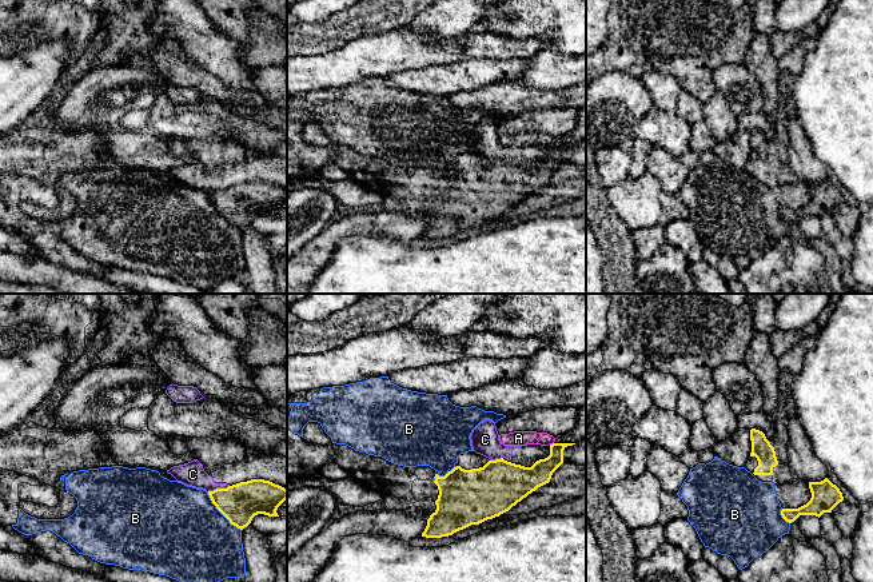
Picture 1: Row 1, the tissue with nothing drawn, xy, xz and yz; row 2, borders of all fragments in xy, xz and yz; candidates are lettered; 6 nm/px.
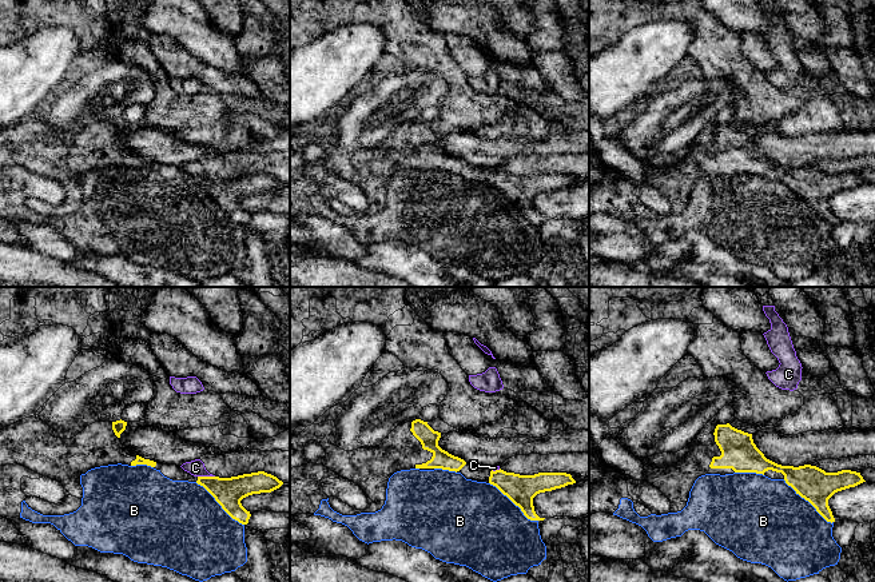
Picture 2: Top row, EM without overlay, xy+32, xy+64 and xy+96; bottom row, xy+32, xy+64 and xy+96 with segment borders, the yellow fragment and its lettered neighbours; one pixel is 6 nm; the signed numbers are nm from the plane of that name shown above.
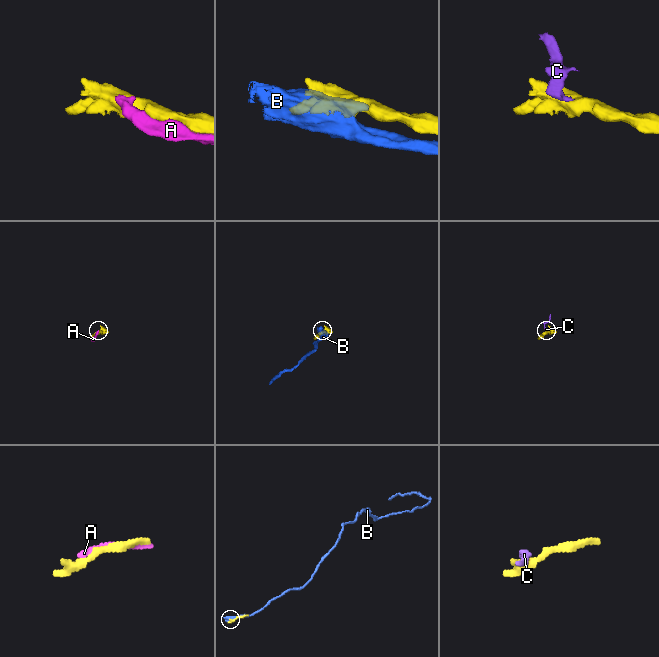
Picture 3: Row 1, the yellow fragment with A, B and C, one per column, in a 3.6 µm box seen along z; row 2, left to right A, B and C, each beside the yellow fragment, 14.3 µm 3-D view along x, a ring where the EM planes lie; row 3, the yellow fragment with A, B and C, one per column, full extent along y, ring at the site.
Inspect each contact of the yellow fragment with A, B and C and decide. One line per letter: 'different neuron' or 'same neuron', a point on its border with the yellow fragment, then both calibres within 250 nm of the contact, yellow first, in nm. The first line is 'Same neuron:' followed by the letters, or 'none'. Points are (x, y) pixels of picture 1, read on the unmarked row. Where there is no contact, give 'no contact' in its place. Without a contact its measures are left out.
Same neuron: none
A: different neuron; meets yellow in xz at (553, 144); 140 nm thick on the yellow side, 100 nm on the other
B: different neuron; meets yellow in xy at (220, 212); 240 nm thick on the yellow side, 500 nm on the other
C: different neuron; meets yellow in xy at (218, 190); 240 nm thick on the yellow side, 140 nm on the other

